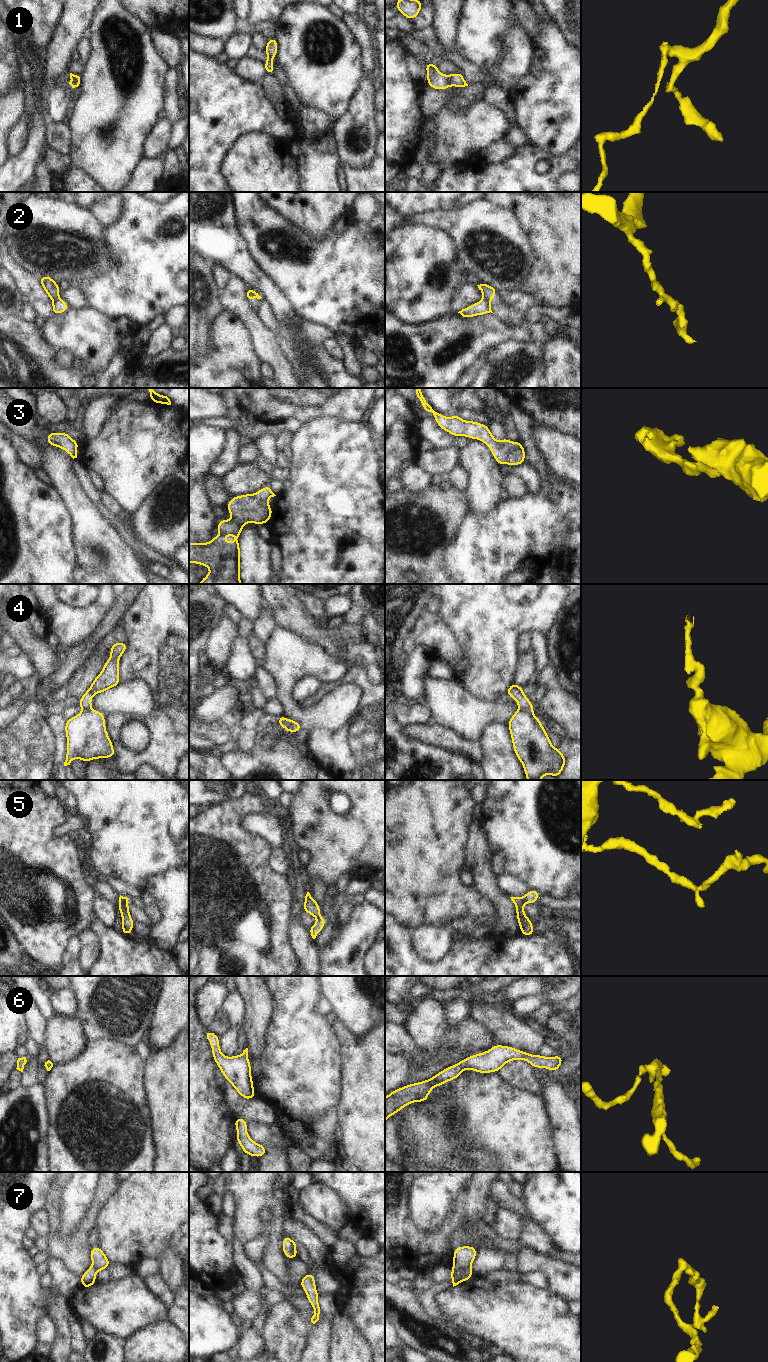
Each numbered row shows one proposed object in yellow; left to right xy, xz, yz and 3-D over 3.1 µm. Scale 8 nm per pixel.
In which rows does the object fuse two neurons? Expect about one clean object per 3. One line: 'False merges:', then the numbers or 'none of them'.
False merges: 1, 2, 4, 5, 7

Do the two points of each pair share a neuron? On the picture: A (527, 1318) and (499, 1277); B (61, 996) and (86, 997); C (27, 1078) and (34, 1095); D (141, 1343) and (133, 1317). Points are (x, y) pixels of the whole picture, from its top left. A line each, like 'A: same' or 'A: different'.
A: different
B: different
C: different
D: different

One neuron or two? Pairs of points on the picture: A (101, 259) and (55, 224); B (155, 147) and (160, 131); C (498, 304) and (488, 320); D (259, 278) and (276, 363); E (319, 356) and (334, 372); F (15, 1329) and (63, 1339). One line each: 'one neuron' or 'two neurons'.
A: one neuron
B: one neuron
C: two neurons
D: two neurons
E: one neuron
F: two neurons

